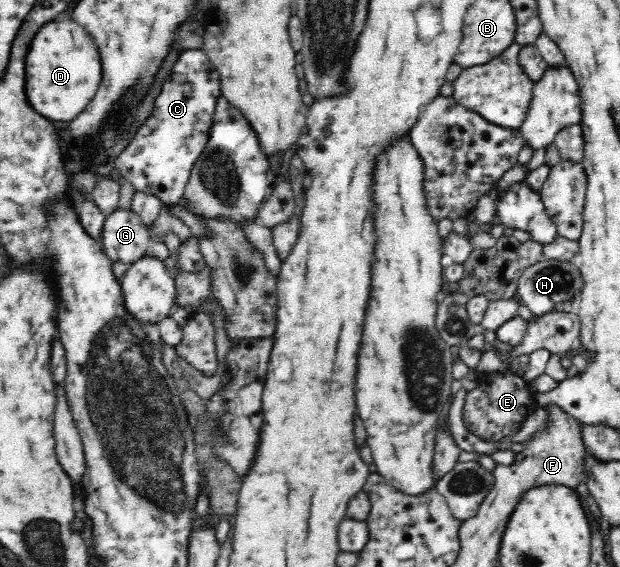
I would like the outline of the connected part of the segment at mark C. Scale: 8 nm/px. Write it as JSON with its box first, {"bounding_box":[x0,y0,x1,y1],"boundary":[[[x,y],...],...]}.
{"bounding_box":[114,49,220,204],"boundary":[[[201,49],[183,51],[155,98],[150,121],[137,130],[114,161],[135,190],[153,193],[164,203],[176,204],[184,195],[195,161],[207,144],[219,95],[220,74],[208,56]]]}

